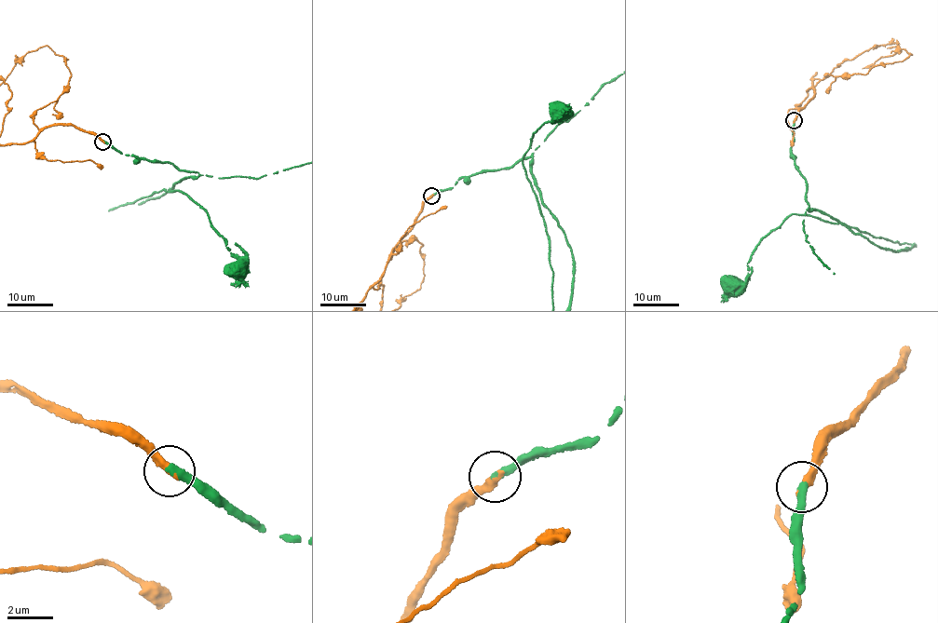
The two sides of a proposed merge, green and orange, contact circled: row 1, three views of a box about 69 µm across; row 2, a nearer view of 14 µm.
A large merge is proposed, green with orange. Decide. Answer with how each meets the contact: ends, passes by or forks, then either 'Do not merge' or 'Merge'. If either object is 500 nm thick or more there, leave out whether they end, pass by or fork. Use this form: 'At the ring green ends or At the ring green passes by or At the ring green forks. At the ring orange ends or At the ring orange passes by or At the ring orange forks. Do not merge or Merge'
At the ring green ends. At the ring orange ends. Merge

